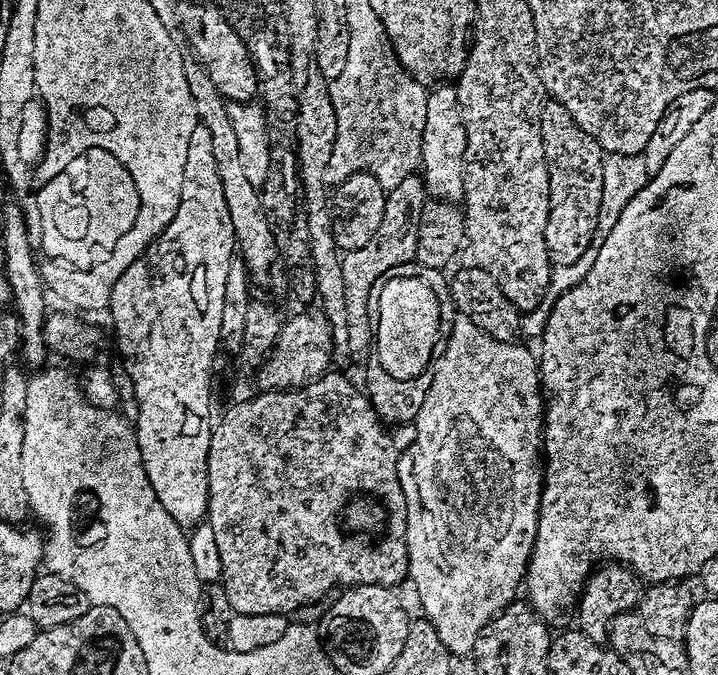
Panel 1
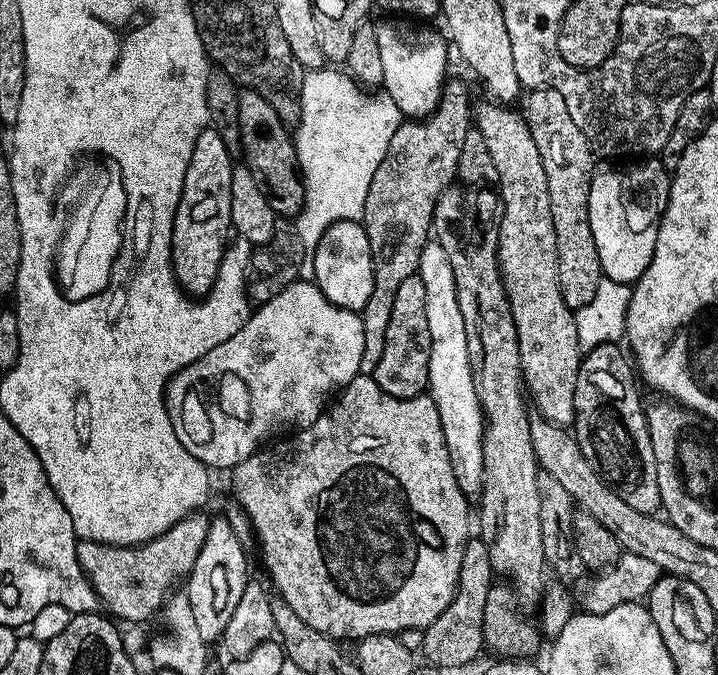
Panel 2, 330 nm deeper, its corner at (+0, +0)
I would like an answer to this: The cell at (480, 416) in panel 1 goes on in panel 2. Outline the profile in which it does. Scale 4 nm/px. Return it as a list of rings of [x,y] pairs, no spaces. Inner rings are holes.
[[[429,242],[420,249],[420,266],[418,275],[422,286],[426,286],[426,322],[430,326],[430,342],[432,349],[430,350],[430,366],[428,367],[428,387],[432,400],[438,406],[438,418],[442,418],[442,434],[446,438],[448,453],[450,454],[450,462],[454,466],[454,474],[458,478],[458,484],[464,495],[472,498],[474,494],[483,493],[484,490],[484,411],[480,405],[480,399],[476,393],[474,386],[474,378],[472,377],[472,367],[470,366],[470,354],[466,350],[466,322],[462,322],[462,310],[458,310],[458,290],[454,286],[454,266],[450,266],[450,257],[446,255],[446,250],[442,250],[442,246],[435,242]]]

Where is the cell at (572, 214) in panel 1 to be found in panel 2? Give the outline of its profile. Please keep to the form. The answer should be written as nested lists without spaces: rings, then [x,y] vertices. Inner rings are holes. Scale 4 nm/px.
[[[553,88],[531,89],[523,97],[523,104],[522,115],[534,138],[534,146],[538,146],[538,154],[542,158],[542,170],[546,170],[546,186],[550,194],[550,218],[554,222],[554,234],[556,235],[556,261],[558,262],[558,282],[562,290],[562,298],[568,308],[575,310],[594,300],[599,288],[599,280],[602,277],[598,246],[594,246],[594,234],[590,230],[590,182],[594,171],[594,165],[592,165],[594,149],[589,144],[586,134],[578,130],[574,118],[570,118],[566,98],[562,98],[558,90]]]

